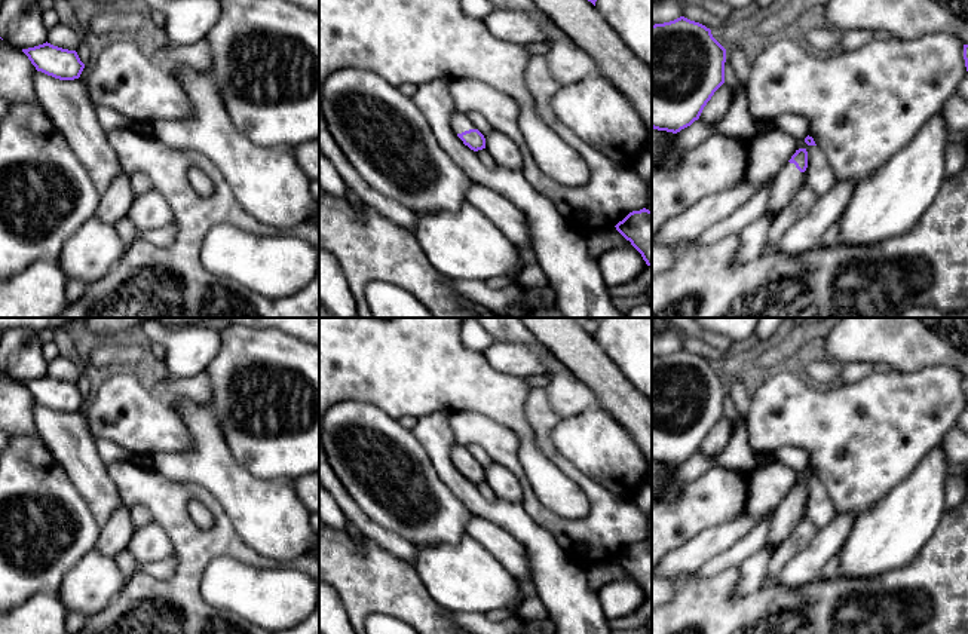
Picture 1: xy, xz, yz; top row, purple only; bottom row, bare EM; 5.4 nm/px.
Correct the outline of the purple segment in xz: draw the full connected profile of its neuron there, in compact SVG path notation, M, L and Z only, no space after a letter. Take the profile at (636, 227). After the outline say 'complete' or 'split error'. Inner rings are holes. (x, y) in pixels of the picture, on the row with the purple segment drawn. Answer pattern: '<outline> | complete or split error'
M632 211L615 227L641 254L646 264L652 266L652 211Z | complete

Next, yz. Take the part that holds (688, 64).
M680 16L652 25L652 128L677 134L699 119L725 83L726 49L705 25Z | complete

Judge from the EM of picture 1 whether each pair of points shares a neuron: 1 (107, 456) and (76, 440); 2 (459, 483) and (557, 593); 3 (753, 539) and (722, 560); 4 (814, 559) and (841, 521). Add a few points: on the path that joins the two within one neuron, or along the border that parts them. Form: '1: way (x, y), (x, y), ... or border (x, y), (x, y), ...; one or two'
1: border (92, 438), (98, 456), (107, 465); two
2: way (489, 510), (507, 514), (542, 550), (548, 561); one
3: way (746, 547), (729, 559); one
4: way (821, 550), (838, 530); one

